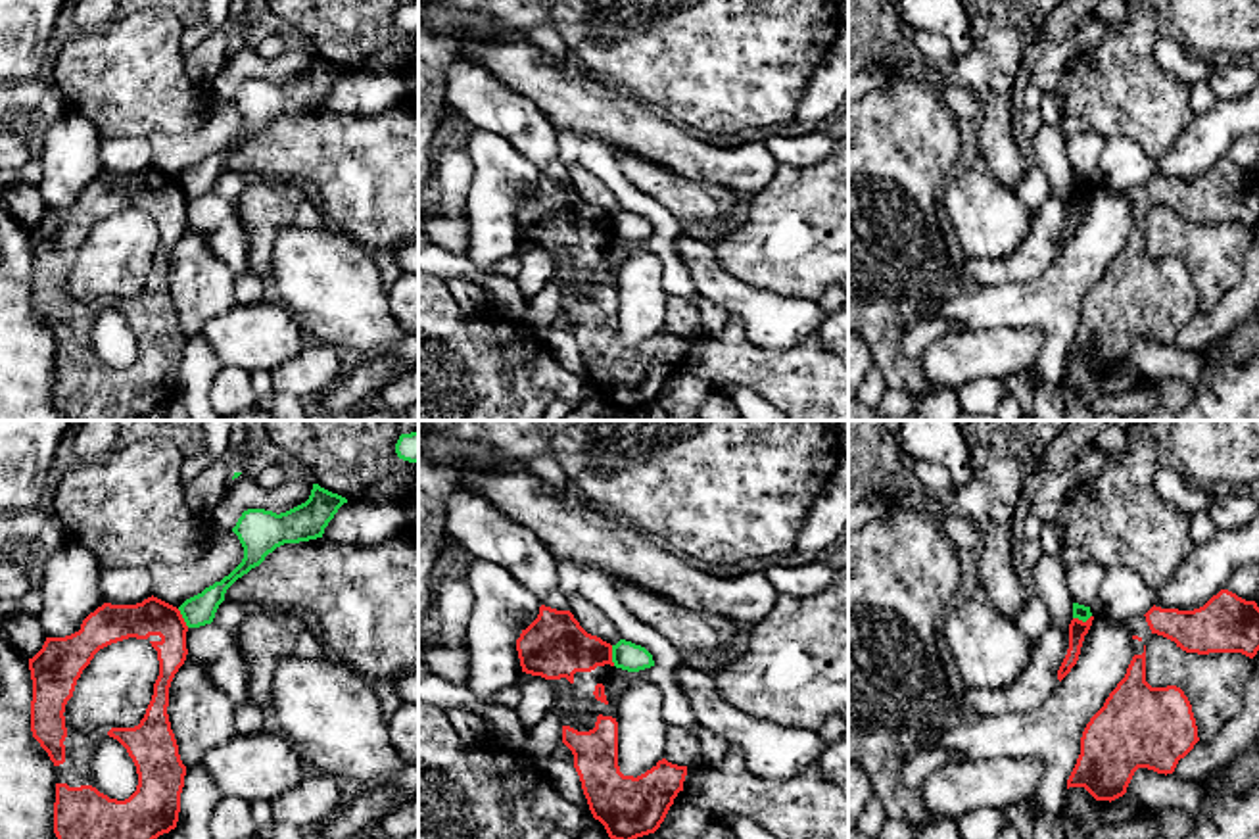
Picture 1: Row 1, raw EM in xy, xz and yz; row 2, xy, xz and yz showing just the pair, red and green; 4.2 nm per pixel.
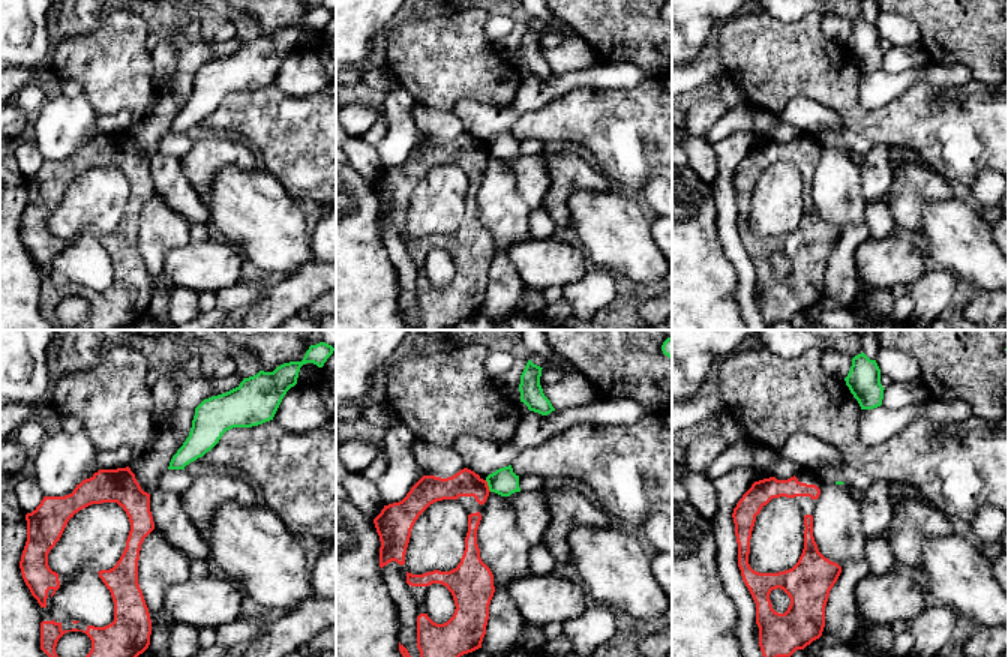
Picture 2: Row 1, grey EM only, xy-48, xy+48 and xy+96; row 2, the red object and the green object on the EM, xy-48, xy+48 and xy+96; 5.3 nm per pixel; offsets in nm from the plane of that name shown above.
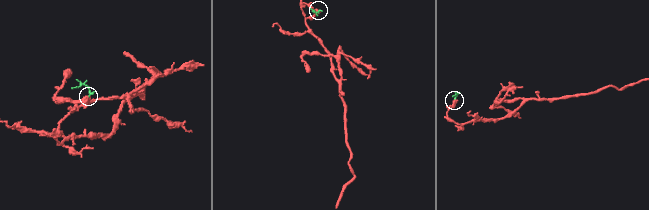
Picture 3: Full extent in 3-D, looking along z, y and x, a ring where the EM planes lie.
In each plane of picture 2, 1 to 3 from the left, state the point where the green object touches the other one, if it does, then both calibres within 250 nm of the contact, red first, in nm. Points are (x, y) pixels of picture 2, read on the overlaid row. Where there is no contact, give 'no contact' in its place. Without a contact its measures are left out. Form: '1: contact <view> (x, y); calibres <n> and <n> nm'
1: no contact
2: contact xy+48 (488, 486); calibres 140 and 150 nm
3: no contact

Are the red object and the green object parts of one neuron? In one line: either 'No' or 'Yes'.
No

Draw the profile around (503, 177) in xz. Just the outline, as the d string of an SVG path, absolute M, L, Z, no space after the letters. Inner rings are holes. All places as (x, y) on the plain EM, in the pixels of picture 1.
M472 127L464 150L474 161L466 198L468 257L491 269L499 259L518 253L522 236L516 209L537 188L541 173L493 131Z

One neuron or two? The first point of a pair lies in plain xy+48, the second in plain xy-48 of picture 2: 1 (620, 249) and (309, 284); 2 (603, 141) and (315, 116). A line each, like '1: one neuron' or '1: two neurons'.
1: two neurons
2: one neuron

